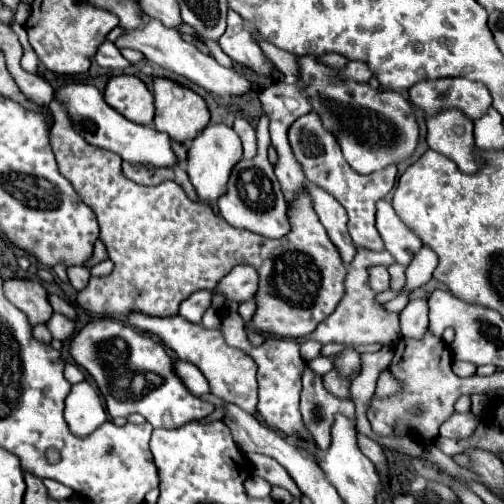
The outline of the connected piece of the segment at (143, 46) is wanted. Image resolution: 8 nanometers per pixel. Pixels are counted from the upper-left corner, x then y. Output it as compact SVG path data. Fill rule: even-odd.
M150 20L144 28L140 30L132 30L124 36L120 36L116 42L114 42L118 48L134 48L134 50L140 50L150 62L156 62L180 76L186 76L190 78L192 82L196 82L198 86L206 88L208 92L214 92L216 96L222 96L222 98L238 98L238 96L244 96L250 92L250 82L234 68L224 68L220 66L212 56L208 54L202 54L196 46L188 44L182 40L180 32L172 30L172 28L164 28L164 24L160 24L158 20Z

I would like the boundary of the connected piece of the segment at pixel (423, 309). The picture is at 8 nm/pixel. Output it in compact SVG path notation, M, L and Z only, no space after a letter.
M412 300L400 312L400 326L402 334L408 338L424 338L428 330L428 302L426 300Z

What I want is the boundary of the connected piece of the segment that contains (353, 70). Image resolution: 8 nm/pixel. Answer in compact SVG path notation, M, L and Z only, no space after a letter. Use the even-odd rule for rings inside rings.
M352 60L346 64L346 68L340 72L342 78L346 80L356 80L356 82L368 82L372 76L372 70L368 68L366 62L362 60Z

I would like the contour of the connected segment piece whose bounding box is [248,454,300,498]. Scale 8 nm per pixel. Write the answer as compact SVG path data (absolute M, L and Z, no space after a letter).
M248 454L250 462L254 464L254 474L256 476L262 476L264 480L268 480L272 486L282 486L286 488L292 496L300 498L300 490L296 486L296 482L288 476L288 472L276 462L272 460L270 456L264 456L264 454Z

